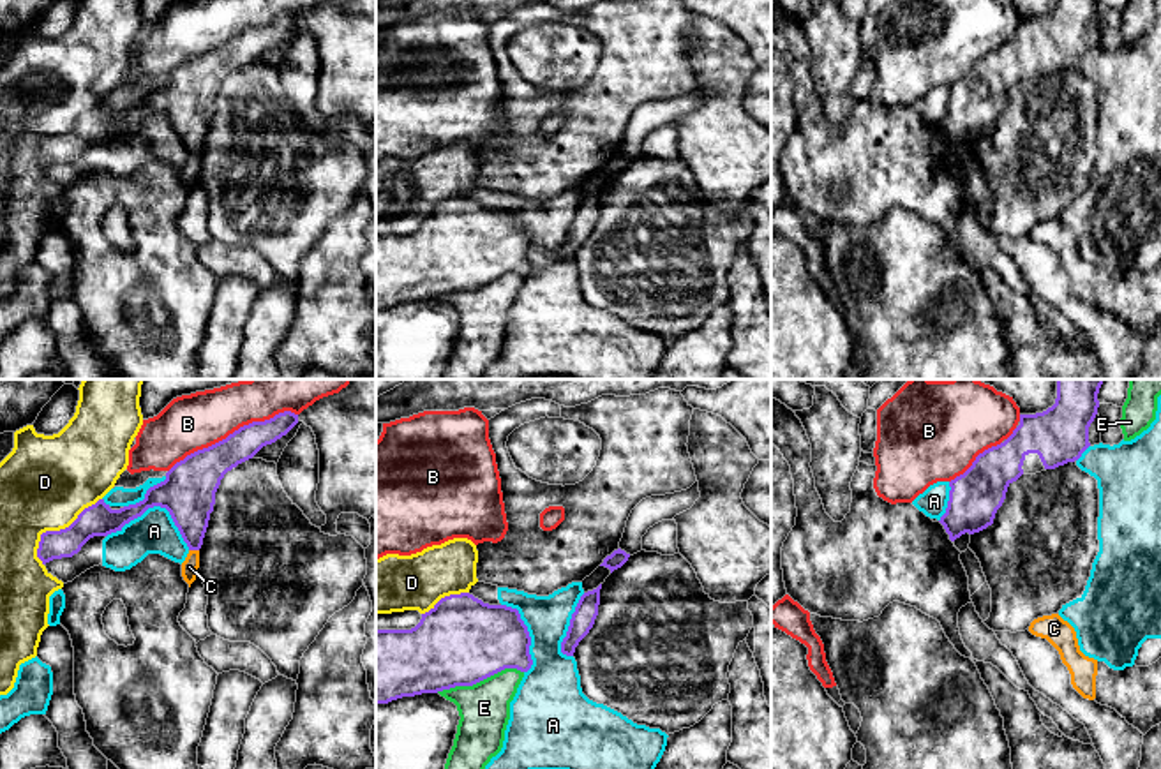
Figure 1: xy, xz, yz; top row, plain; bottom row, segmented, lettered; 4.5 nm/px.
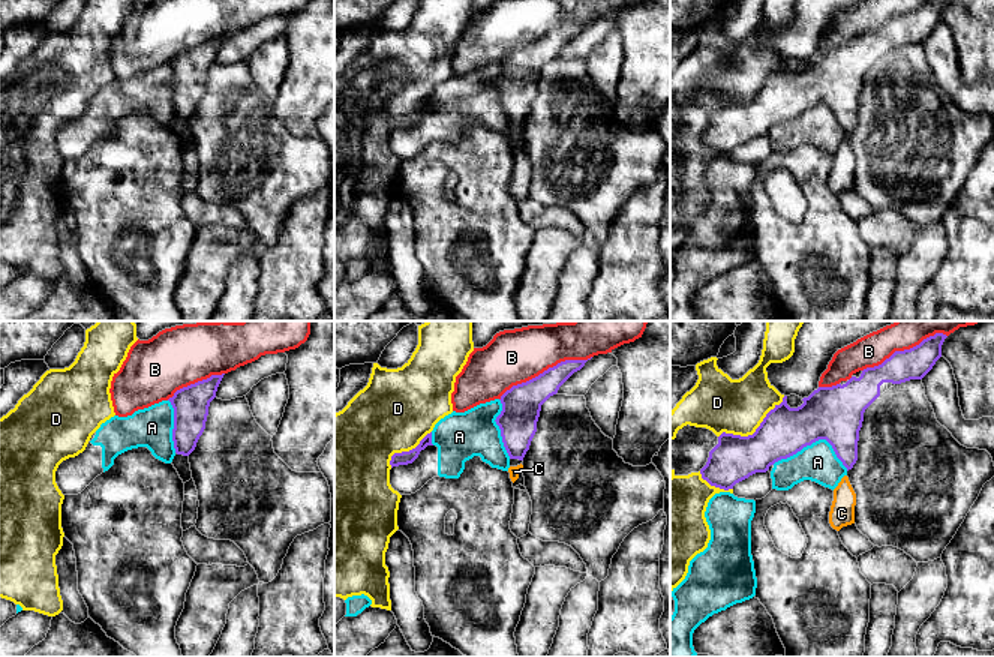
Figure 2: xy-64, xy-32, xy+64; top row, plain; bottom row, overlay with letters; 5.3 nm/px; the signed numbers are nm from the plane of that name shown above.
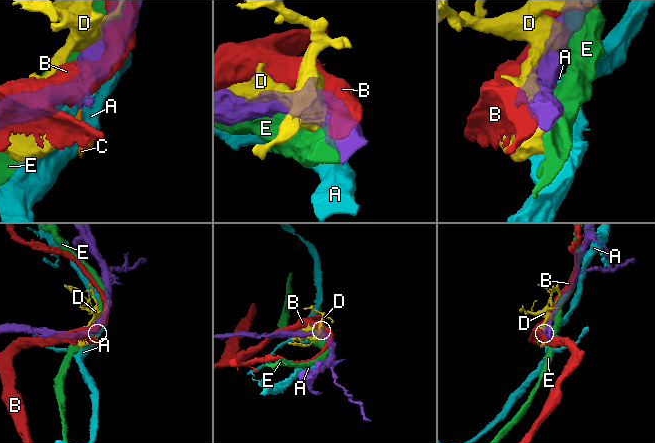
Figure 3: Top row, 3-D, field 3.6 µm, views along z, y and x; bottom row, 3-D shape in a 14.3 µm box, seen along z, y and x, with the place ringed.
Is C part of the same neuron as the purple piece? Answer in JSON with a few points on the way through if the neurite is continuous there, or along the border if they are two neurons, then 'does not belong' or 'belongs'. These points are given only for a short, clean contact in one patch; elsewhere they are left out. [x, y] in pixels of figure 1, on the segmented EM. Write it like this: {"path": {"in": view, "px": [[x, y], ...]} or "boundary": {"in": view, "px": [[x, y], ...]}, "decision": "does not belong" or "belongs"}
{"boundary": {"in": "xy", "px": [[189, 549], [198, 551]]}, "decision": "does not belong"}

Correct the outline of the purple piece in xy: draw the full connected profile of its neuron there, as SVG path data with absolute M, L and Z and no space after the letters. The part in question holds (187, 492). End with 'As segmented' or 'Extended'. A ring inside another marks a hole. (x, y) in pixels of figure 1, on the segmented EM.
M284 411L265 422L240 427L226 439L198 450L176 462L166 480L150 487L145 499L111 510L104 499L85 508L65 529L41 534L37 557L42 564L72 557L94 536L122 531L148 508L166 508L189 550L199 550L215 504L215 492L228 471L252 459L263 446L275 443L298 423L298 414Z. As segmented

